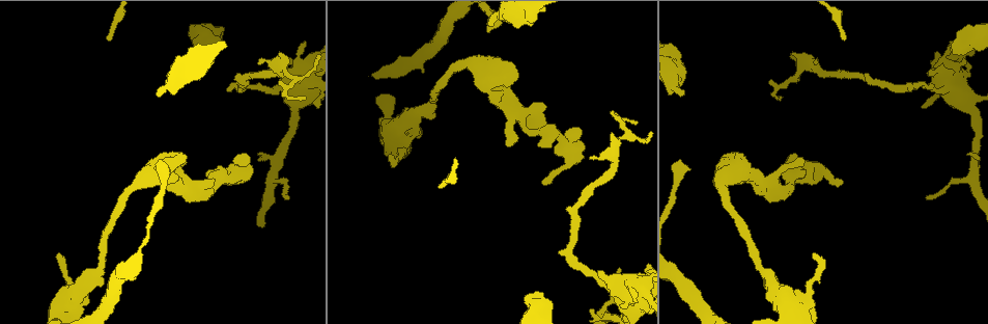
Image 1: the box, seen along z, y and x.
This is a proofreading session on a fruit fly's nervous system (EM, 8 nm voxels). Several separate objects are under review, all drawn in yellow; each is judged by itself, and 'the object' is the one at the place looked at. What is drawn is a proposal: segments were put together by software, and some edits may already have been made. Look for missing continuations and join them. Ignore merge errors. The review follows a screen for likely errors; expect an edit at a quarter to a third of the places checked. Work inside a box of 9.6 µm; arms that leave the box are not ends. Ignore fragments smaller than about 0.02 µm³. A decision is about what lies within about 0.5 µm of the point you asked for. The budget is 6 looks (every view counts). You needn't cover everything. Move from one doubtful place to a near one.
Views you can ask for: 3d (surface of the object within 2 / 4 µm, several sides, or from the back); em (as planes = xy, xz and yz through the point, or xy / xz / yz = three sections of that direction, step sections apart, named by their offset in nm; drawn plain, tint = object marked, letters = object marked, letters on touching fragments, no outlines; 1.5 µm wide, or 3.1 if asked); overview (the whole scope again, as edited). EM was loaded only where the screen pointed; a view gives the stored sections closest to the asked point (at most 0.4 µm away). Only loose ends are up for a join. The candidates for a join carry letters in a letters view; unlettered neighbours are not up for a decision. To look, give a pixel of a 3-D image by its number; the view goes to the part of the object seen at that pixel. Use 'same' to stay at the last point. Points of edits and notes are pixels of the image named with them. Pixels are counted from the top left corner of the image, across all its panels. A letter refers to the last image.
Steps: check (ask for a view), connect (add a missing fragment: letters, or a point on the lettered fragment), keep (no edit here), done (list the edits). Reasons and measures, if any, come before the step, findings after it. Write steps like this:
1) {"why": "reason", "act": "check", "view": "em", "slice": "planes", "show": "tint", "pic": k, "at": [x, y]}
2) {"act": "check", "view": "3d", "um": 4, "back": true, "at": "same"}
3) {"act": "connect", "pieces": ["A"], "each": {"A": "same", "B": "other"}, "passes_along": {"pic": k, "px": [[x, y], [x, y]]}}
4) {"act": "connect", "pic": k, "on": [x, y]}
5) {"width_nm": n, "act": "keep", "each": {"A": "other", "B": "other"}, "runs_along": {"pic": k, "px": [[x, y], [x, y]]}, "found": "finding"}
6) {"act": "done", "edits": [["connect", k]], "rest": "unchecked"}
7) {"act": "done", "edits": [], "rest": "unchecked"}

{"why": "stops while still wide", "act": "check", "view": "em", "slice": "xy", "step": 4, "show": "tint", "pic": 1, "at": [682, 95]}

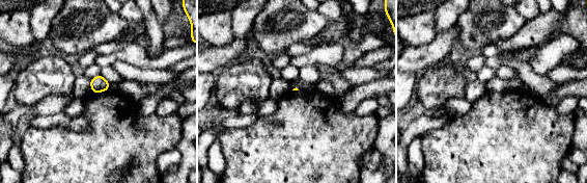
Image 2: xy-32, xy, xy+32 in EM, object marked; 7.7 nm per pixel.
{"why": "see the neighbours", "act": "check", "view": "em", "slice": "xy", "step": 4, "show": "letters", "at": "same"}

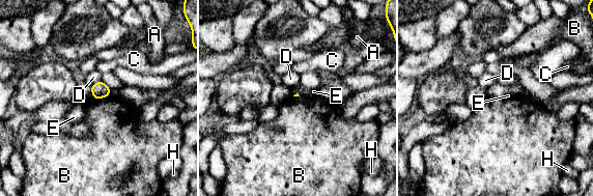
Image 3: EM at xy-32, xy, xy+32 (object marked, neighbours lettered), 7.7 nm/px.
{"act": "keep", "each": {"A": "other", "B": "other", "C": "other", "D": "other", "E": "other", "H": "other"}, "border": {"pic": 3, "px": [[112, 93], [91, 99]]}, "found": "none of them fits"}

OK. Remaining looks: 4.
{"act": "check", "view": "3d", "um": 2, "pic": 1, "at": [843, 182]}

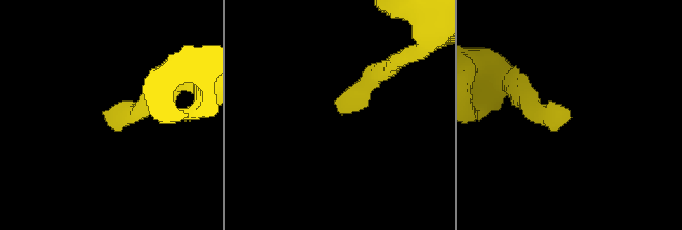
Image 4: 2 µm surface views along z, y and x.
{"act": "check", "view": "em", "slice": "yz", "step": 4, "show": "letters", "pic": 4, "at": [111, 119]}

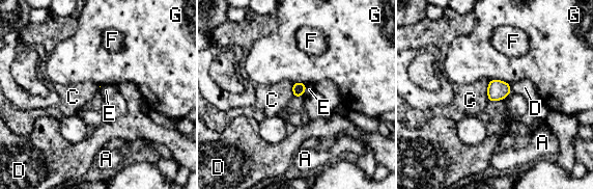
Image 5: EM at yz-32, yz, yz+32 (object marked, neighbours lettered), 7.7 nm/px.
{"why": "cut it another way", "act": "check", "view": "em", "slice": "planes", "show": "letters", "at": "same"}

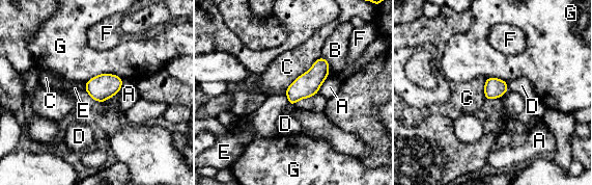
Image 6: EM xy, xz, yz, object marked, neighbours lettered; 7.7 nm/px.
{"act": "keep", "each": {"A": "other", "B": "other", "C": "other", "D": "other", "E": "other", "F": "other", "G": "other"}, "border": {"pic": 6, "px": [[320, 56], [285, 88]]}, "found": "none of them fits"}

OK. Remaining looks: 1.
{"why": "an open end", "act": "check", "view": "em", "slice": "planes", "show": "letters", "pic": 1, "at": [618, 268]}

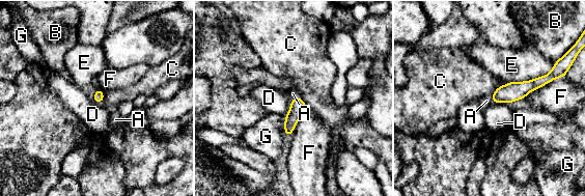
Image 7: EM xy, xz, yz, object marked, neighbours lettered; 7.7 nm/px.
{"act": "connect", "pieces": ["A"], "each": {"A": "same", "B": "other", "C": "other", "D": "other", "E": "other", "F": "other", "G": "other"}, "passes_along": {"pic": 7, "px": [[298, 106], [295, 98], [293, 93]]}, "found": "the neuron continues"}

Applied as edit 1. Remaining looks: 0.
{"act": "done", "edits": [["connect", 7]], "rest": "unchecked"}

